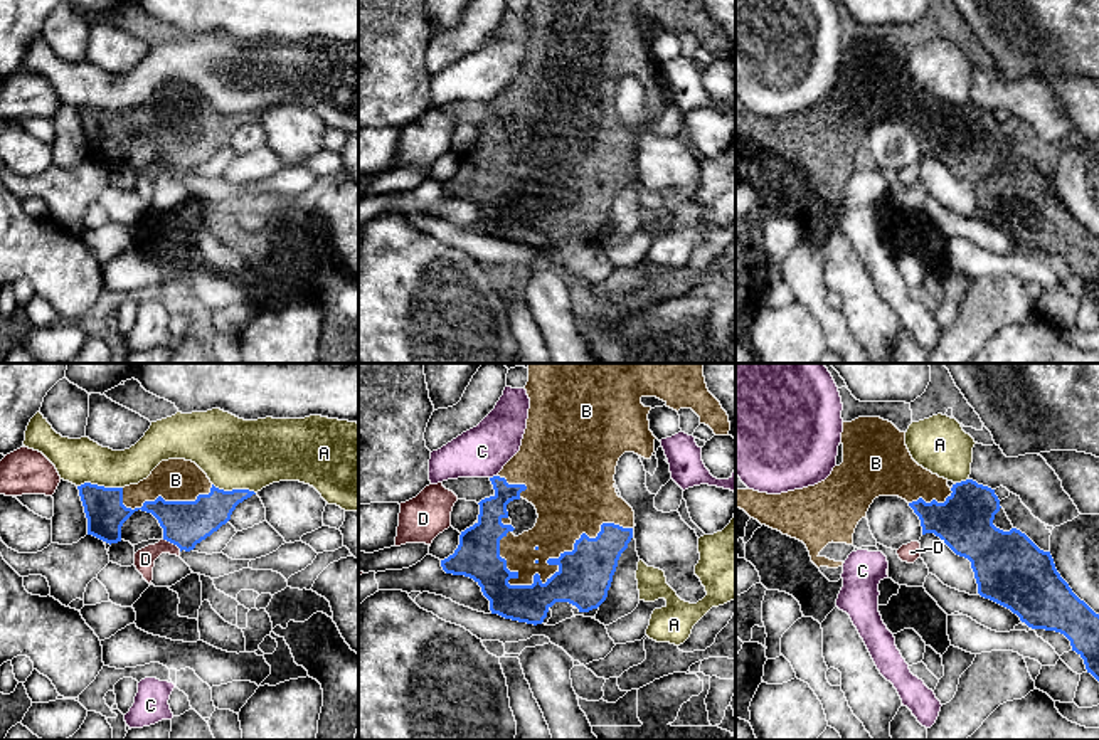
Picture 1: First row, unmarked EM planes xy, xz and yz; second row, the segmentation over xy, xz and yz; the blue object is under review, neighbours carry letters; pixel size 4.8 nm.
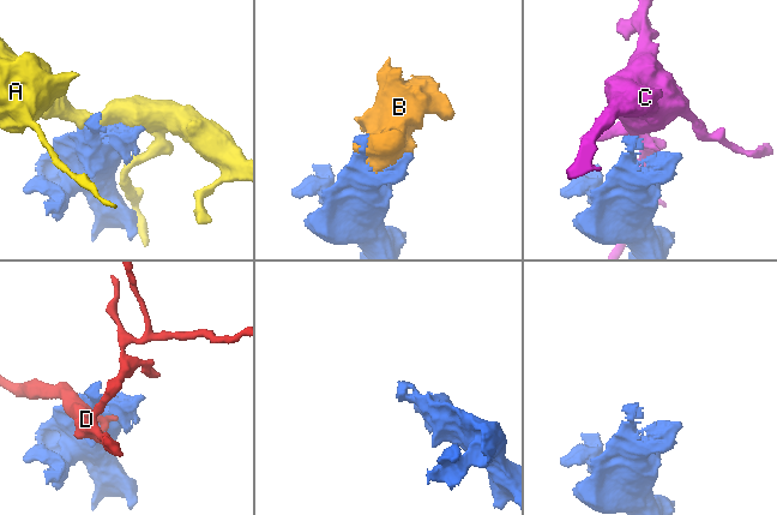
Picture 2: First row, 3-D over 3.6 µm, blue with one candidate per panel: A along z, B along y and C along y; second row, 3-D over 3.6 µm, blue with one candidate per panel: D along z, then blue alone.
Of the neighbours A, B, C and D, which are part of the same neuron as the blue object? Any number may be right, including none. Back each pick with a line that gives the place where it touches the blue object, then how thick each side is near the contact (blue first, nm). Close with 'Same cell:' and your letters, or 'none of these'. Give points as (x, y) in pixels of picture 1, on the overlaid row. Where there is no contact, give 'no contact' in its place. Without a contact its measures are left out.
B: meets blue in xz at (581, 537); 260 nm thick on the blue side, 400 nm on the other
Same cell: B

